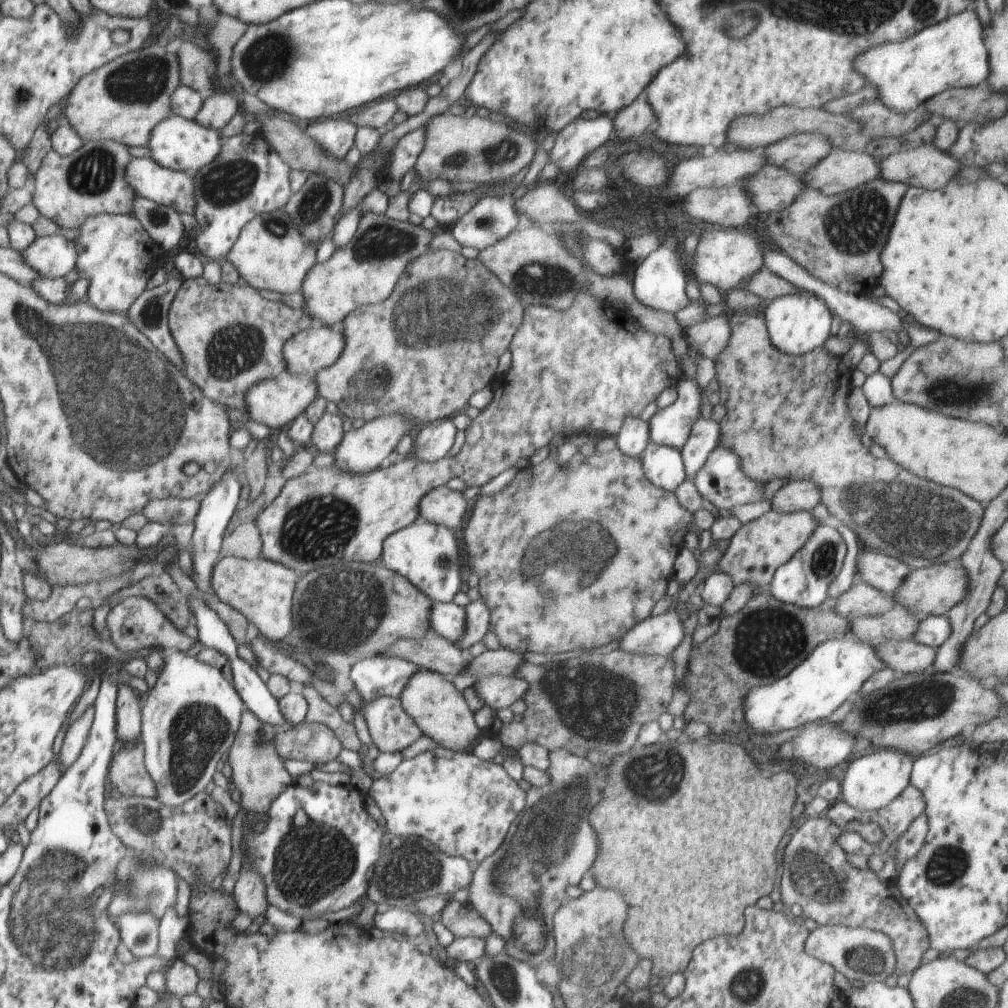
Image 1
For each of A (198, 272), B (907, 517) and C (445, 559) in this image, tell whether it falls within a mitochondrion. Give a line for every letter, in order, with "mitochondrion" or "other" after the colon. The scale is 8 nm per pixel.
A: other
B: mitochondrion
C: mitochondrion

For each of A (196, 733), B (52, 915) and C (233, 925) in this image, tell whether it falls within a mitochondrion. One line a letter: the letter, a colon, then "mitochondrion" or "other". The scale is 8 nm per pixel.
A: mitochondrion
B: mitochondrion
C: other

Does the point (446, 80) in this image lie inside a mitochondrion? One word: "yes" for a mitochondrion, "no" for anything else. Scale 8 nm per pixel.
no

